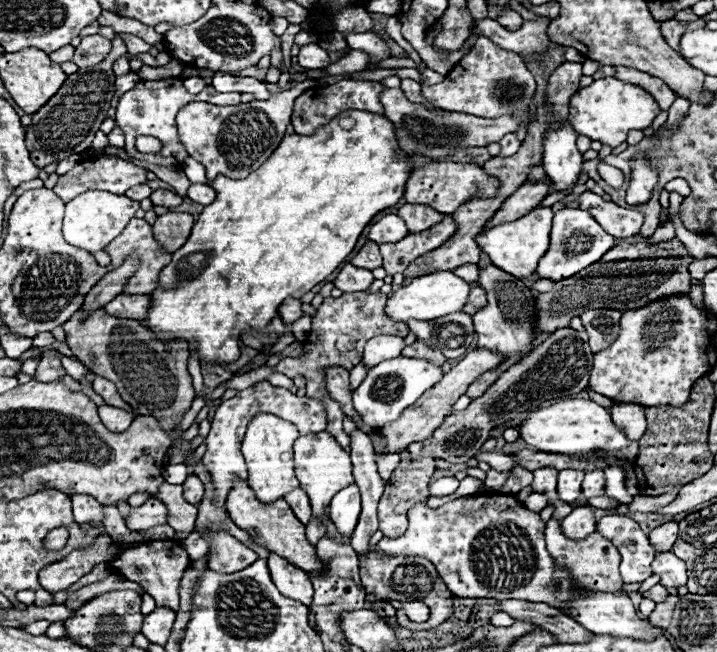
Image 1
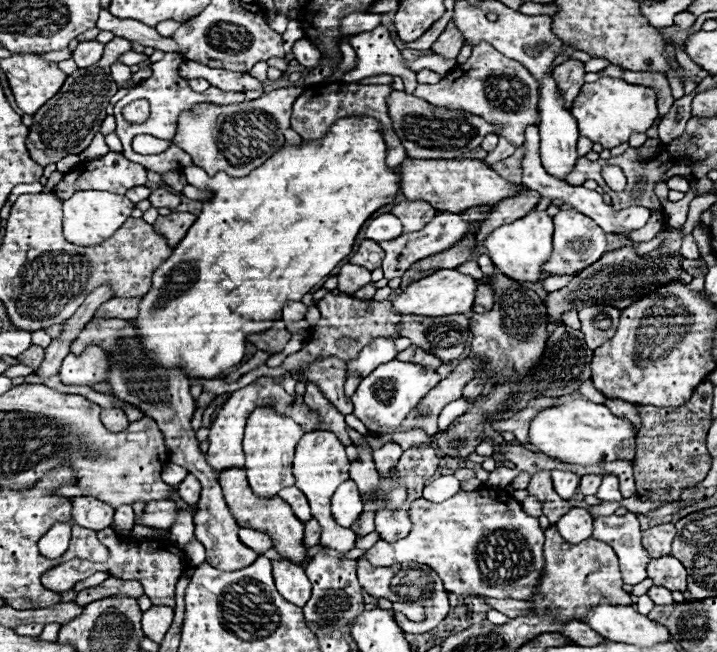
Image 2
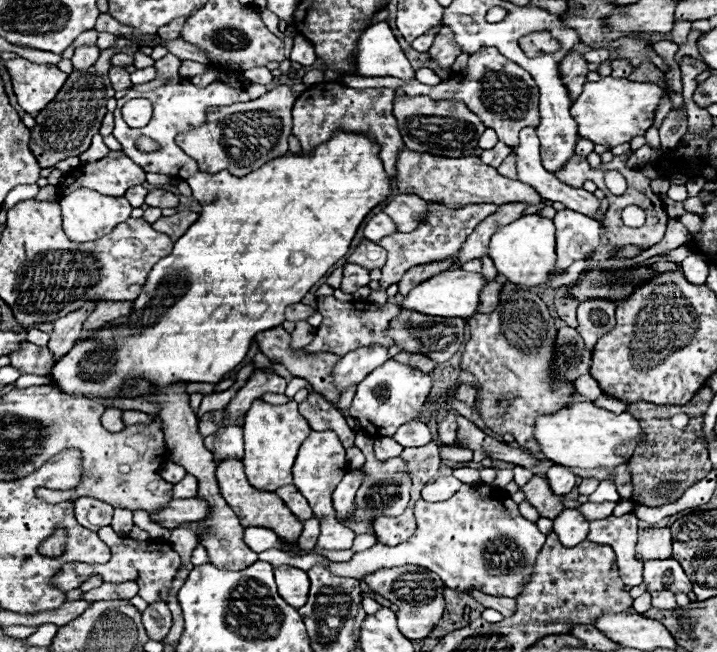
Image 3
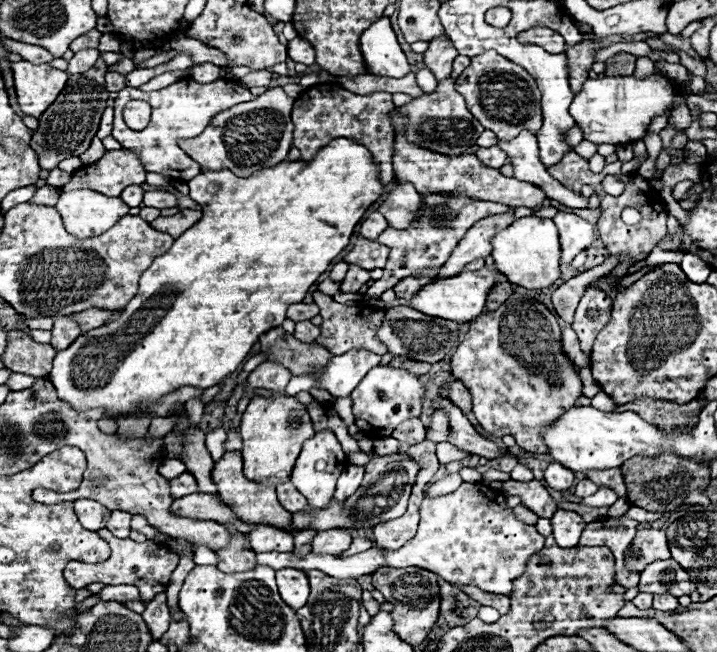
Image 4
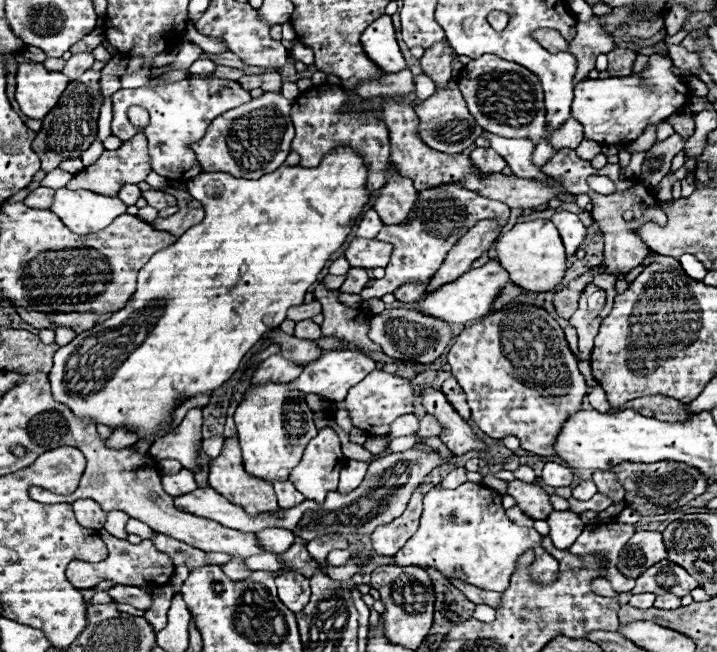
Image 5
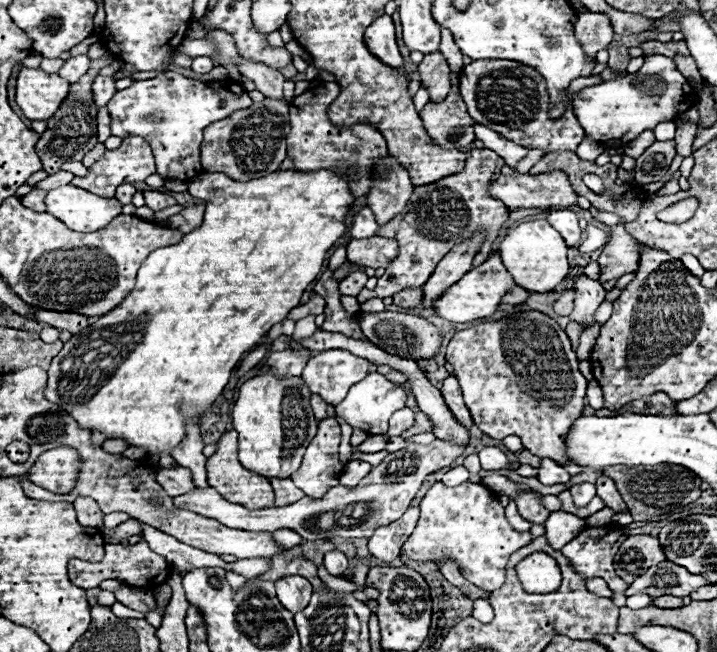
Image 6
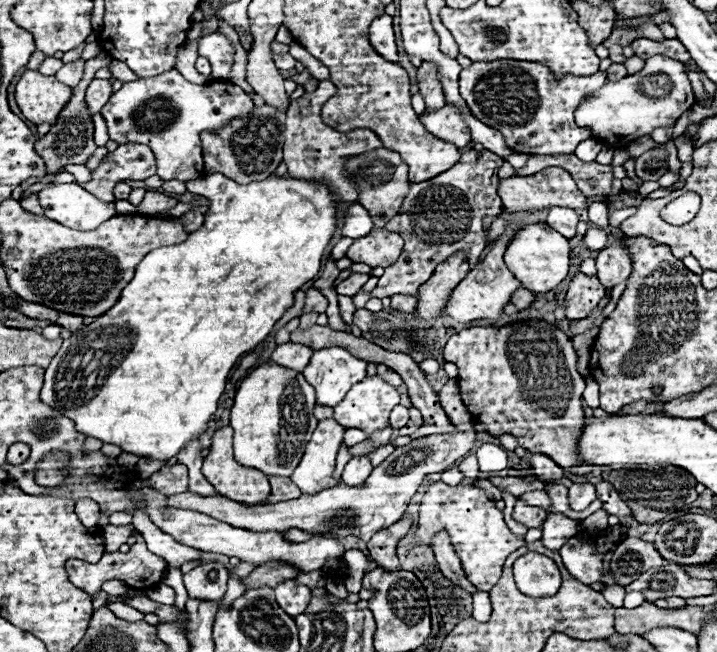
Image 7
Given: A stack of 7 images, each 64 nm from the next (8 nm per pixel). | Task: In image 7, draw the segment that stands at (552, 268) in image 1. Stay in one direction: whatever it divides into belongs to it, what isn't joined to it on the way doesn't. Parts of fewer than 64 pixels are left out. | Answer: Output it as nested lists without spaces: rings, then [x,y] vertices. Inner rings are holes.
[[[560,206],[550,208],[550,214],[548,214],[546,222],[548,222],[548,226],[552,226],[556,232],[560,232],[566,238],[576,236],[578,214],[572,208],[560,208]]]

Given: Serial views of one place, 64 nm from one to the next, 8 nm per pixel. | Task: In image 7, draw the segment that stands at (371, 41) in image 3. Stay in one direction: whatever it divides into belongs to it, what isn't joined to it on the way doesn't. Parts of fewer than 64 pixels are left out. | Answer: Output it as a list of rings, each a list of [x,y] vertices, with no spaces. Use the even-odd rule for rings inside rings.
[[[384,14],[376,18],[370,24],[370,34],[368,34],[372,48],[384,56],[390,62],[398,62],[398,52],[396,52],[396,42],[394,42],[394,30],[392,30],[392,16]]]

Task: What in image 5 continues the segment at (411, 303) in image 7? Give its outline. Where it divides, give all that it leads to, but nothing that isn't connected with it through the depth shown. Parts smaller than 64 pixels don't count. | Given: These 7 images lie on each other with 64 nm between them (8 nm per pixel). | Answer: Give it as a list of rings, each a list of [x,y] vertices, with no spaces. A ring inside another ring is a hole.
[[[422,282],[422,284],[402,284],[402,288],[394,290],[394,296],[396,300],[400,302],[416,302],[422,292],[426,292],[426,288],[420,288],[420,286],[426,286],[428,282]]]

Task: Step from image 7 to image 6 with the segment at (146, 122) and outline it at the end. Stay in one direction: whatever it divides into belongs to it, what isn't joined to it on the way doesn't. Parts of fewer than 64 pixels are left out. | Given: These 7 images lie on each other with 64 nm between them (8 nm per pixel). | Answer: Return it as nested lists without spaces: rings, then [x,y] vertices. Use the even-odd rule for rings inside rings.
[[[168,72],[168,74],[160,74],[152,80],[138,80],[132,86],[132,98],[128,102],[128,88],[126,90],[118,90],[112,100],[108,102],[108,112],[112,118],[112,134],[126,138],[126,136],[142,136],[146,138],[146,142],[150,142],[154,158],[156,158],[156,172],[164,178],[176,178],[176,180],[190,180],[194,178],[194,172],[200,174],[202,172],[202,164],[200,164],[200,142],[202,142],[202,132],[206,126],[210,126],[216,120],[226,118],[228,114],[232,114],[234,110],[240,108],[248,108],[252,104],[248,92],[232,80],[216,80],[216,82],[198,82],[198,80],[190,80],[182,74],[176,72]]]

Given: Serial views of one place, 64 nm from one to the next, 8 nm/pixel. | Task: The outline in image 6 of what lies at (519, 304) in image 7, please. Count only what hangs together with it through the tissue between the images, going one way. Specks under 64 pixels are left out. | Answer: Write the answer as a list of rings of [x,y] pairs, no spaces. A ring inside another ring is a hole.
[[[514,286],[514,288],[510,288],[510,292],[506,292],[506,296],[502,298],[502,304],[522,304],[528,298],[528,294],[530,294],[528,290]]]

